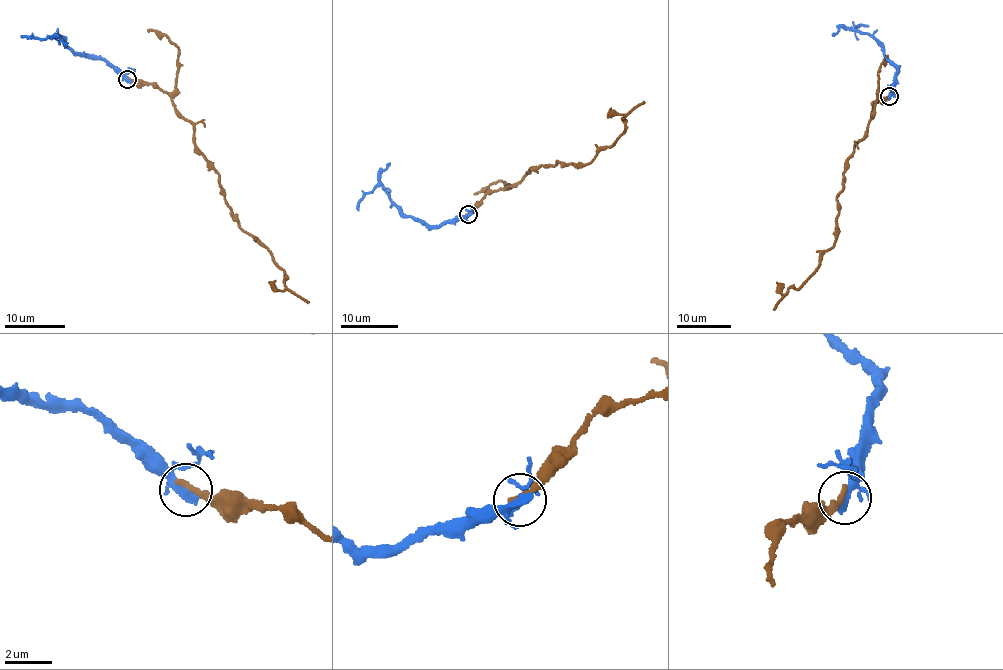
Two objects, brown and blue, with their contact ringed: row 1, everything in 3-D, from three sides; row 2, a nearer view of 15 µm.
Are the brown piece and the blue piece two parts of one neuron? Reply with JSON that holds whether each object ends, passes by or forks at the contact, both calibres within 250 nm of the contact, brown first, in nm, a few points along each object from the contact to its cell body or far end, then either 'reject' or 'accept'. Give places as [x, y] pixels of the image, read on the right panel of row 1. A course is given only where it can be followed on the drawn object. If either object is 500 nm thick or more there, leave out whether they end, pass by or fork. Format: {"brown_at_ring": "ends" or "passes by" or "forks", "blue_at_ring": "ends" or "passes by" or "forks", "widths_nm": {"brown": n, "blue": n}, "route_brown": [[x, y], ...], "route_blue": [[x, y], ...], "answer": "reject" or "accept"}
{"brown_at_ring": "ends", "blue_at_ring": "forks", "widths_nm": {"brown": 280, "blue": 260}, "route_brown": [[889, 95], [876, 104], [843, 175], [836, 198], [836, 239], [818, 267], [773, 309]], "route_blue": [[889, 95], [898, 74], [895, 67], [884, 56], [883, 48], [867, 33], [850, 29], [869, 25]], "answer": "reject"}

